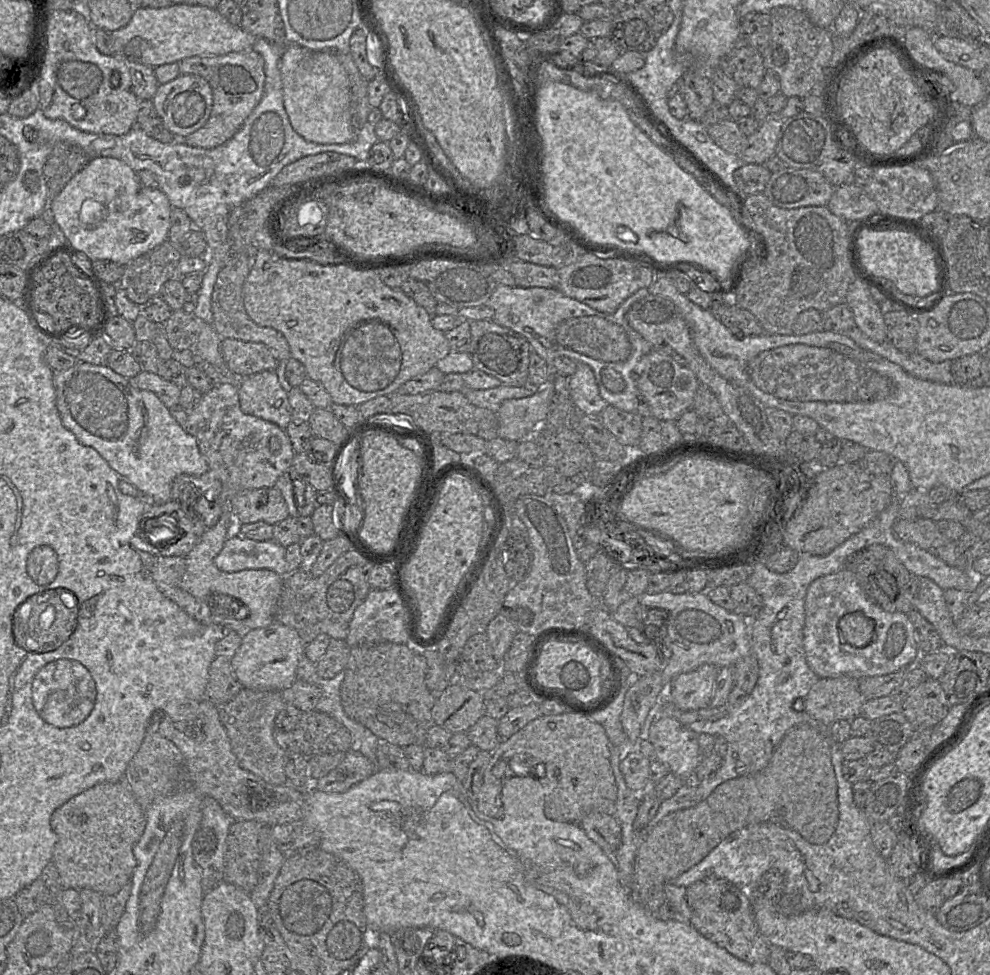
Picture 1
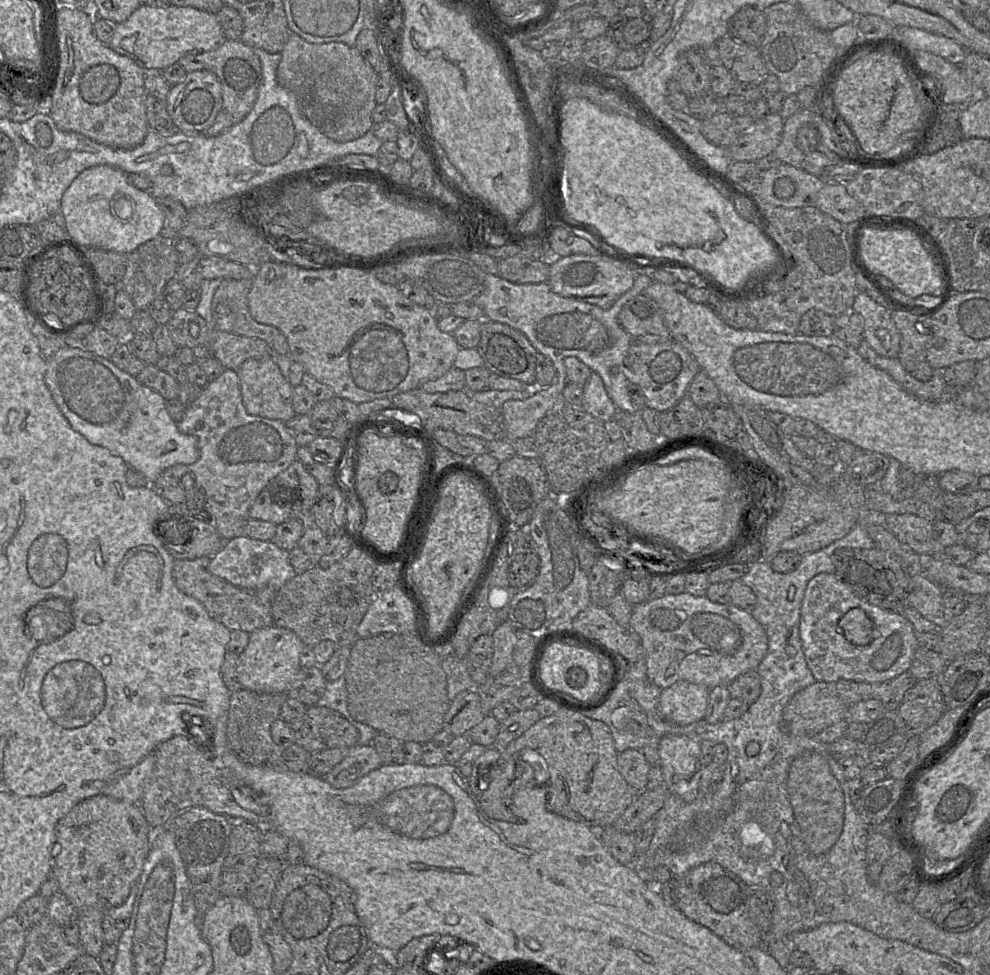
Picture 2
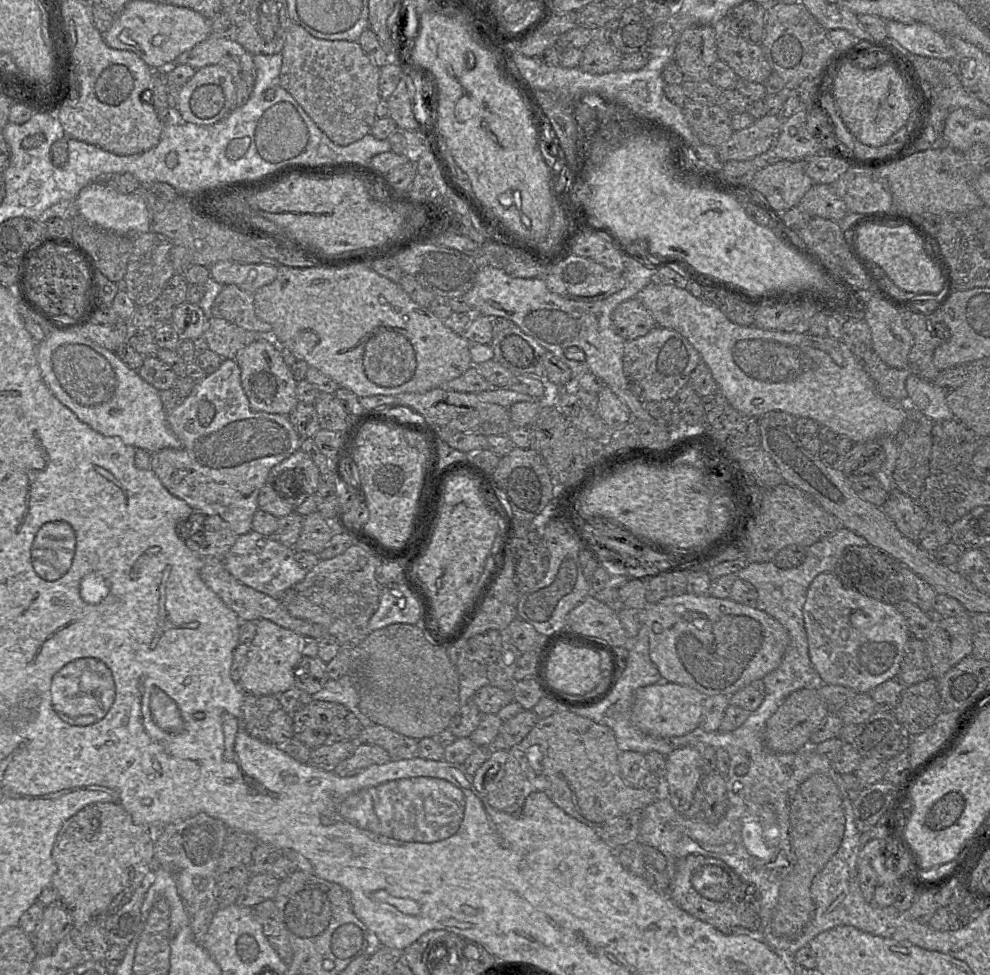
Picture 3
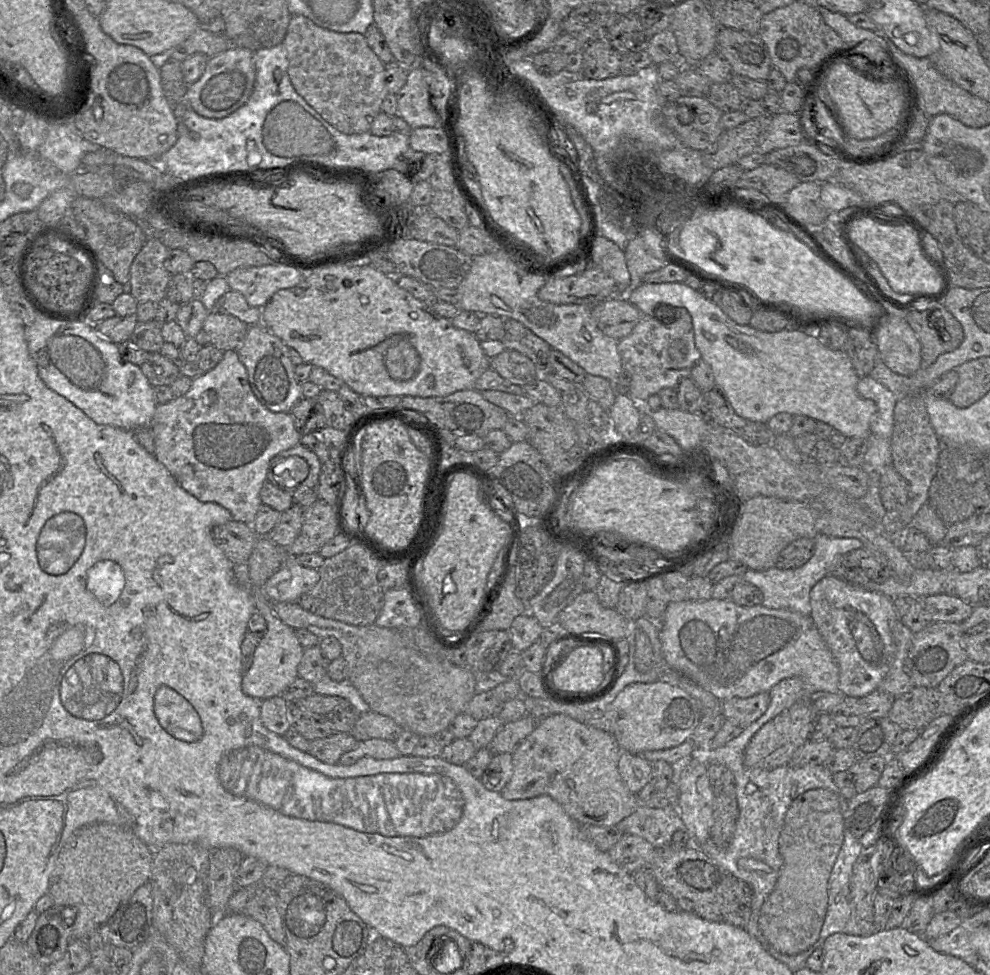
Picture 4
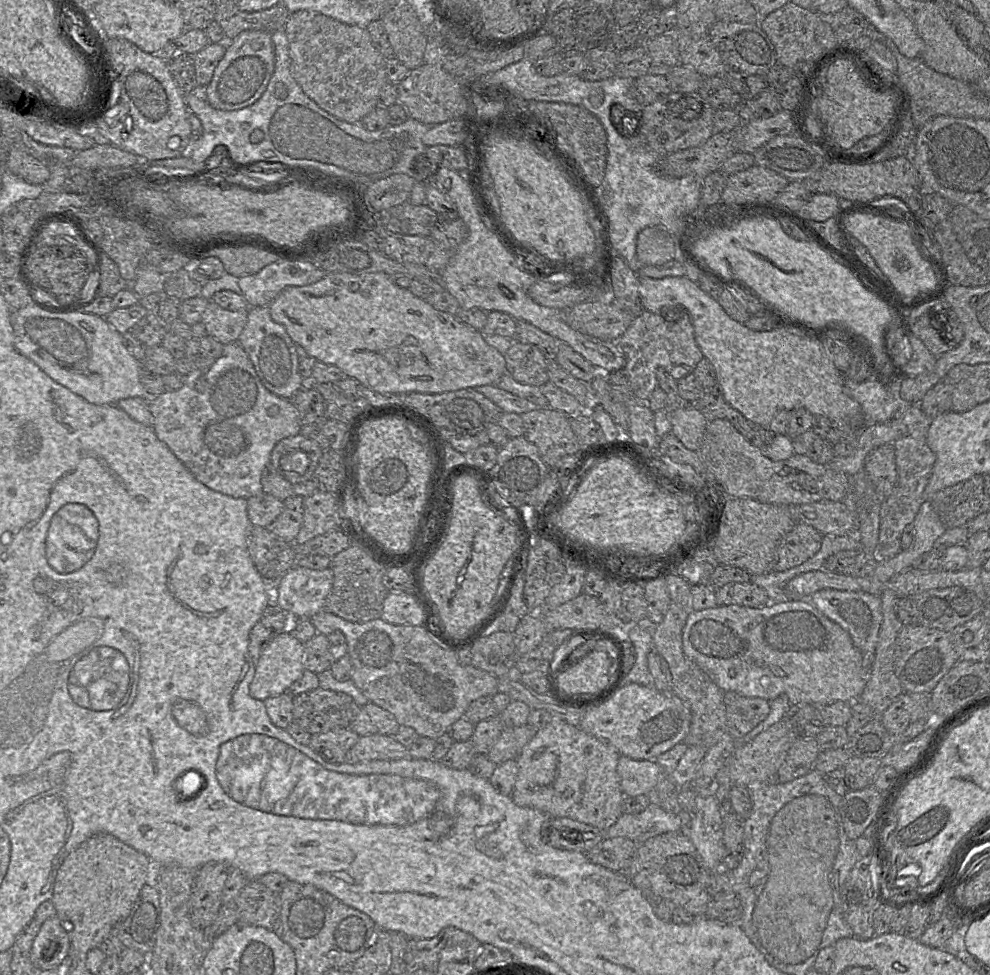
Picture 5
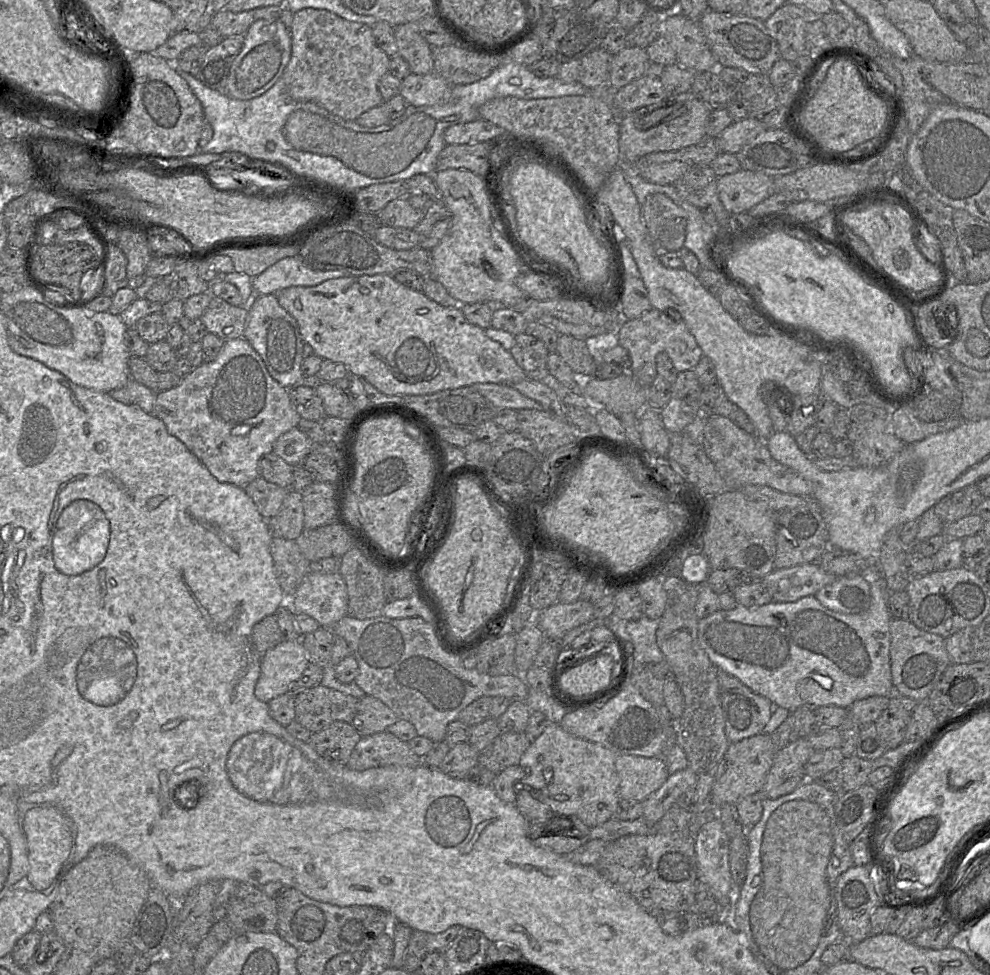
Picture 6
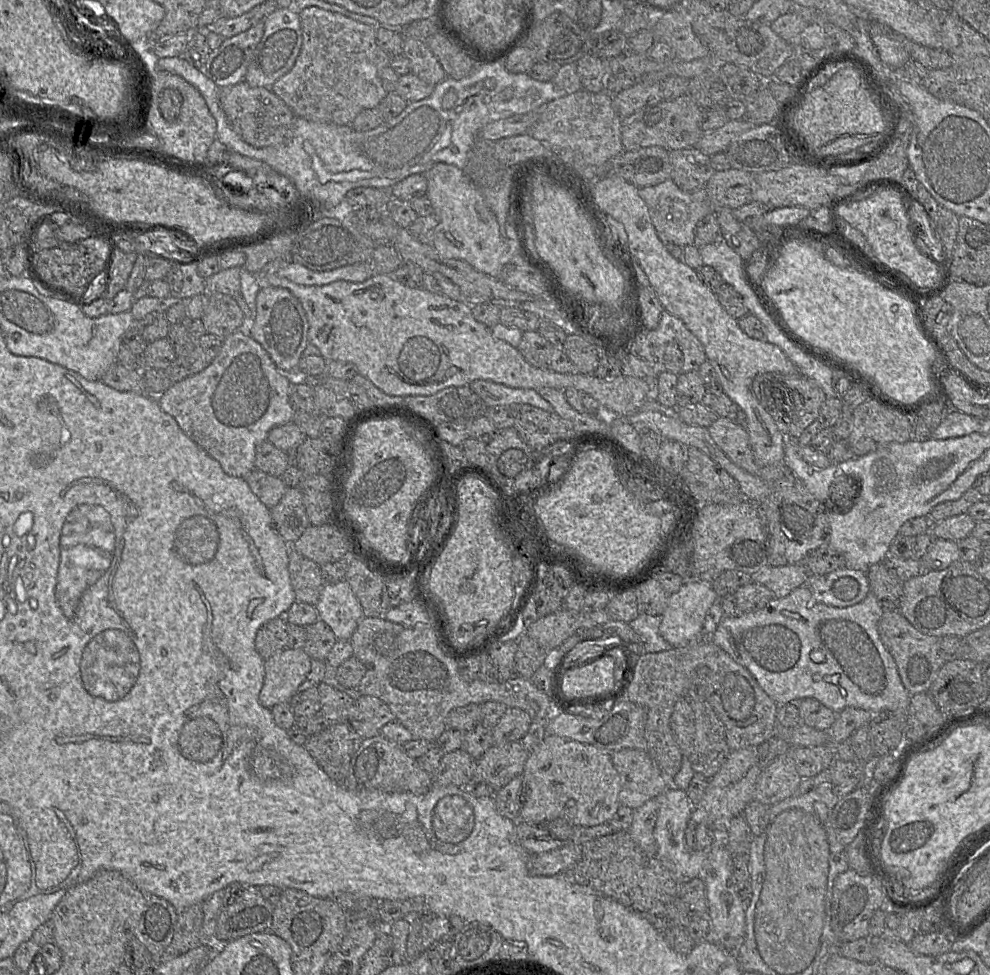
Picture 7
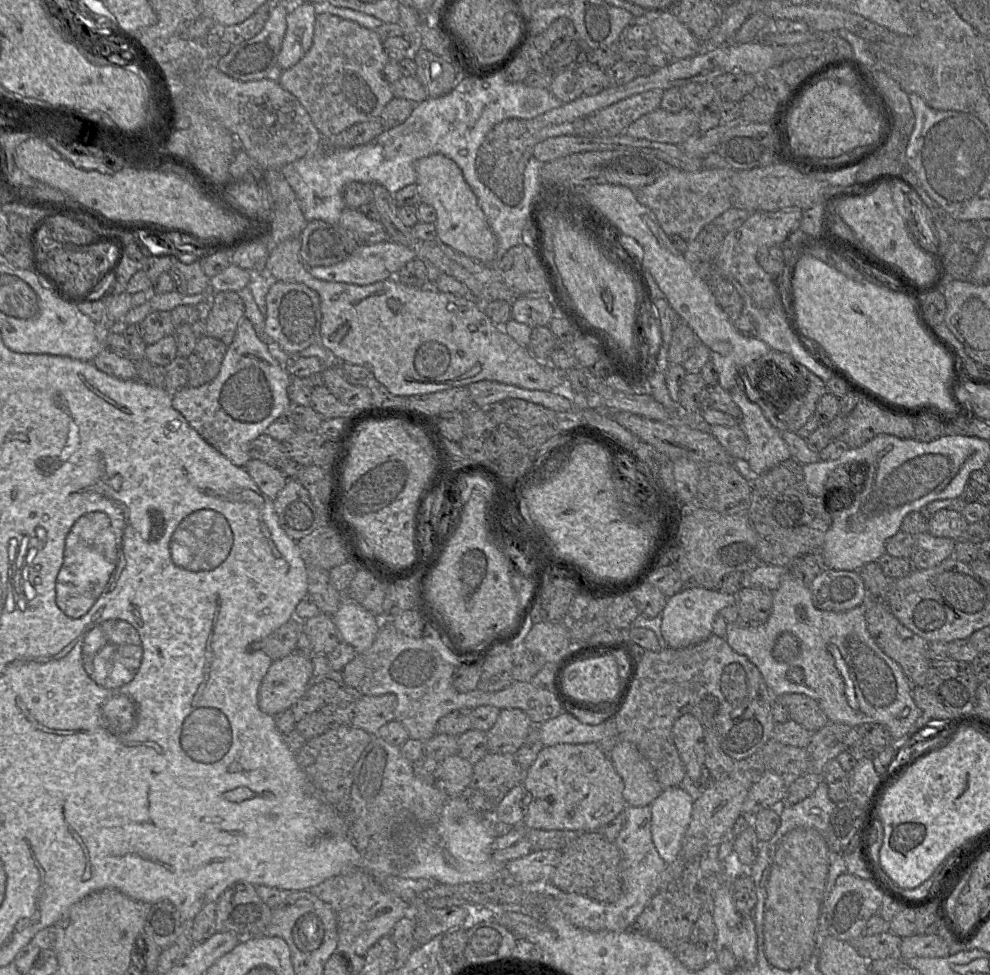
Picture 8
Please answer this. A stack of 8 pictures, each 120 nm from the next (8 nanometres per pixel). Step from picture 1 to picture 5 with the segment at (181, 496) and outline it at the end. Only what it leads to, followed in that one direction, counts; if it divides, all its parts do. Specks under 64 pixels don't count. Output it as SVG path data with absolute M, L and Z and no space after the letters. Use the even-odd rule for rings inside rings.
M238 342L224 345L221 356L209 368L197 368L185 376L183 386L174 391L164 391L155 397L145 397L153 416L153 430L158 439L165 443L193 476L208 488L222 494L248 499L263 492L261 476L270 463L270 456L275 445L282 439L297 435L301 429L301 419L298 410L290 399L279 397L267 390L261 383L254 366L243 347Z

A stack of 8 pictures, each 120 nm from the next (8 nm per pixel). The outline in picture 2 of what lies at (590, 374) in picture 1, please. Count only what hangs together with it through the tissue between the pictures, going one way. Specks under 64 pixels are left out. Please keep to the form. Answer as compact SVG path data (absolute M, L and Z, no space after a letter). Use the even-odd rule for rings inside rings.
M596 372L591 373L583 386L582 408L602 422L611 422L618 412L605 389L602 378Z

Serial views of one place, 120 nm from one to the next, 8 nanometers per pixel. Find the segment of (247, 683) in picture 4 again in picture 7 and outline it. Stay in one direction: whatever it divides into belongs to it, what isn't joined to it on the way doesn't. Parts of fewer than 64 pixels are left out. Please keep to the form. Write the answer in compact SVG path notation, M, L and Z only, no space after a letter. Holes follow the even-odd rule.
M284 648L265 660L260 704L271 709L279 703L288 703L306 679L311 660L303 649L293 648Z

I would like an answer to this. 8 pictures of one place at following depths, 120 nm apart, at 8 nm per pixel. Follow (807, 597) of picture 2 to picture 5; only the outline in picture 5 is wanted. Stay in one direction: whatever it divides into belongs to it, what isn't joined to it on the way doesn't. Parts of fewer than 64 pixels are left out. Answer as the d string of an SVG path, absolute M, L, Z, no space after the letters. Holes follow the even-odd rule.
M829 588L815 592L811 596L811 603L850 635L854 646L862 655L870 656L872 666L883 620L880 596L861 591L843 591Z

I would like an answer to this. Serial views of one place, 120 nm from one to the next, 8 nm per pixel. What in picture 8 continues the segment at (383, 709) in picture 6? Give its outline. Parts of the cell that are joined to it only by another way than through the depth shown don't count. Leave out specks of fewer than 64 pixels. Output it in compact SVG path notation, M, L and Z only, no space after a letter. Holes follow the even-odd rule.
M365 696L356 700L354 717L351 725L360 728L372 736L376 736L380 727L394 720L396 696Z

